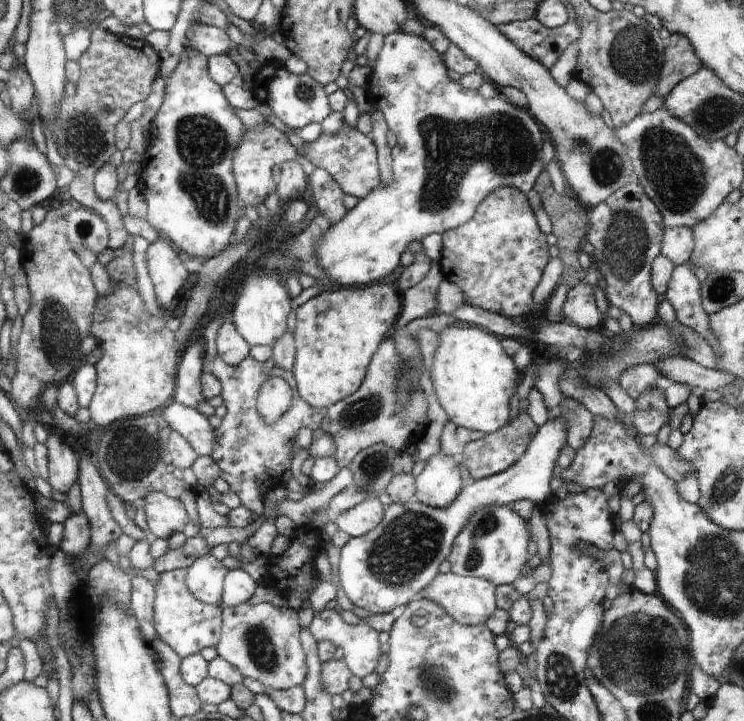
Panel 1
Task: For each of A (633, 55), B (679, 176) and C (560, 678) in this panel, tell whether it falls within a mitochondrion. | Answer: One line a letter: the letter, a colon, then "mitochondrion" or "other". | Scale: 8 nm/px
A: mitochondrion
B: mitochondrion
C: mitochondrion

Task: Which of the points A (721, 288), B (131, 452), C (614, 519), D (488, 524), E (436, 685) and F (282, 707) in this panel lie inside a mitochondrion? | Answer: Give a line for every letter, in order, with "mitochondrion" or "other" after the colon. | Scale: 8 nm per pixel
A: mitochondrion
B: mitochondrion
C: other
D: mitochondrion
E: mitochondrion
F: other

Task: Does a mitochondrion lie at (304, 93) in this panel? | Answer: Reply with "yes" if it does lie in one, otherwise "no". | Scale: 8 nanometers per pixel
yes

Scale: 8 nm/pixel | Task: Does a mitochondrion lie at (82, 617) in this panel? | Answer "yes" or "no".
no

